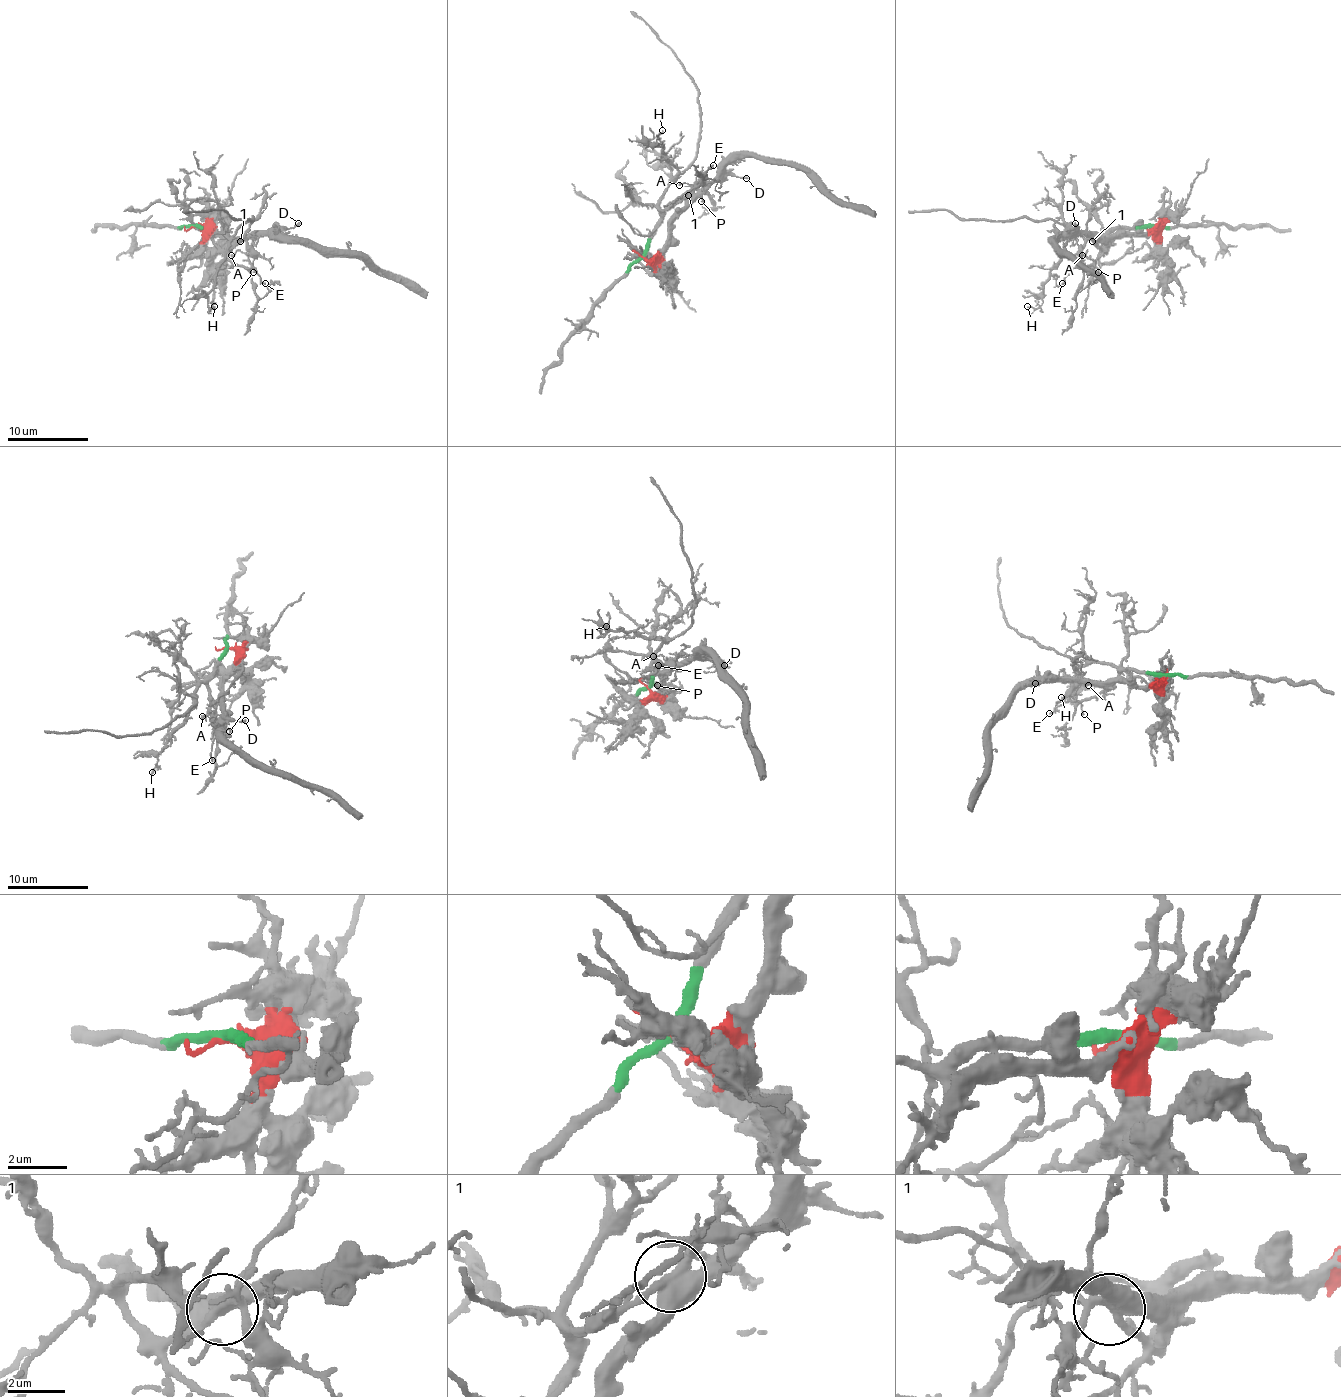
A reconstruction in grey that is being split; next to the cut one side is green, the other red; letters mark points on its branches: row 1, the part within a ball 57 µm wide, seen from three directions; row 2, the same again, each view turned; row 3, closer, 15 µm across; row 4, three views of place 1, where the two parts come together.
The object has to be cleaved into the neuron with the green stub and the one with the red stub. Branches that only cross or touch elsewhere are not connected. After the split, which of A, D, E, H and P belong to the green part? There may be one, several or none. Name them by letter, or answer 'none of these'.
A, E, H, P

